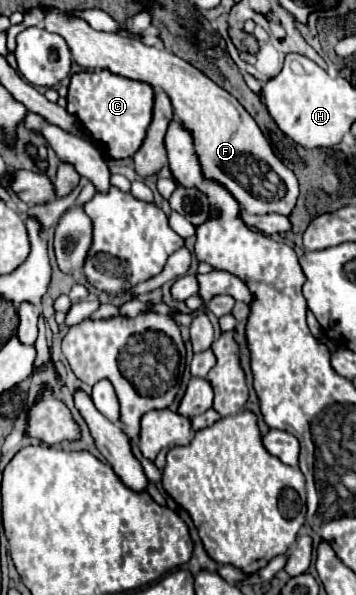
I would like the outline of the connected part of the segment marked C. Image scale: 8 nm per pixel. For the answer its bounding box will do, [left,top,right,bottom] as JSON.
[66,71,154,159]

